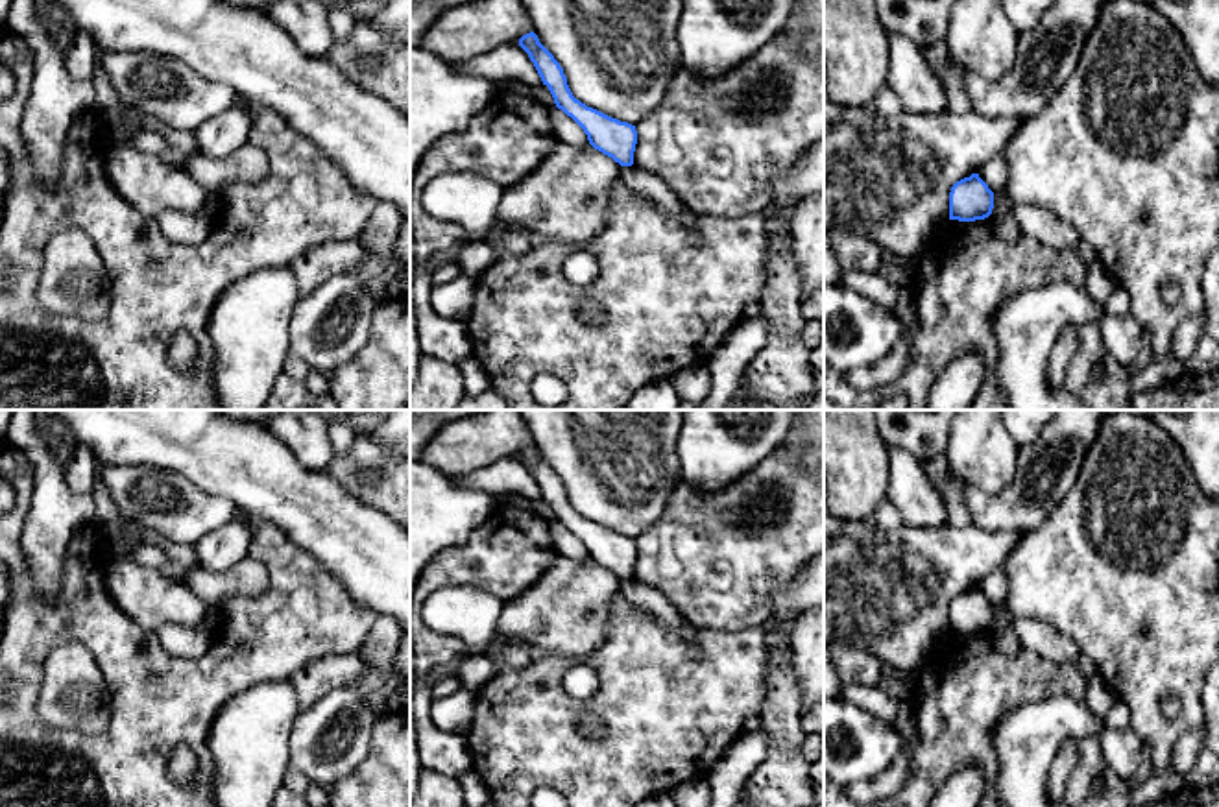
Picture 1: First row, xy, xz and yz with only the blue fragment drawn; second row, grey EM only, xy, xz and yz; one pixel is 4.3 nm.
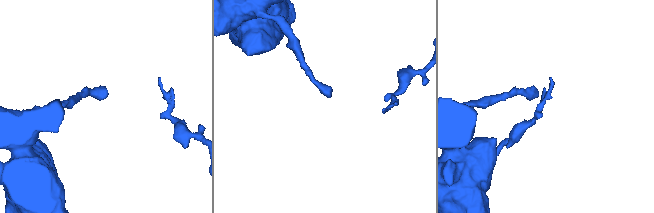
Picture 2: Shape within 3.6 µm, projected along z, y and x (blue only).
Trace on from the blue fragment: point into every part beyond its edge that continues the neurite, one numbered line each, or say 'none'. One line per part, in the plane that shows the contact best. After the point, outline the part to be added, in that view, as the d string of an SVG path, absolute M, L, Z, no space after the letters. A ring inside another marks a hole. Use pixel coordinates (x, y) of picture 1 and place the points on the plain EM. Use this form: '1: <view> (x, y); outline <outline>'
none

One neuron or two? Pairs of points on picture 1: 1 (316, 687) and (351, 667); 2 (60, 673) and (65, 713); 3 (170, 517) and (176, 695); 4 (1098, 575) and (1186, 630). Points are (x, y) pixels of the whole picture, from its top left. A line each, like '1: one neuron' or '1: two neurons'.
1: one neuron
2: one neuron
3: two neurons
4: one neuron

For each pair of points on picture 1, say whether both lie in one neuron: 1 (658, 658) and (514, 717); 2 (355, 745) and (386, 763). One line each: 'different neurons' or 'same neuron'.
1: same neuron
2: different neurons

